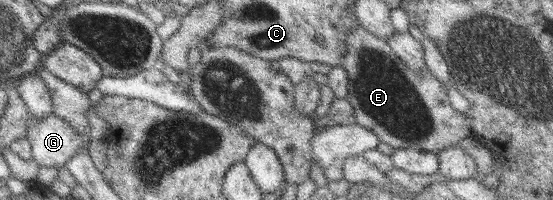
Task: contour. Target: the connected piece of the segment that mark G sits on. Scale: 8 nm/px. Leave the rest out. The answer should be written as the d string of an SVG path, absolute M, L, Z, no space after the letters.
M54 114L35 120L26 138L31 145L31 160L50 169L62 167L75 153L86 148L79 133Z

